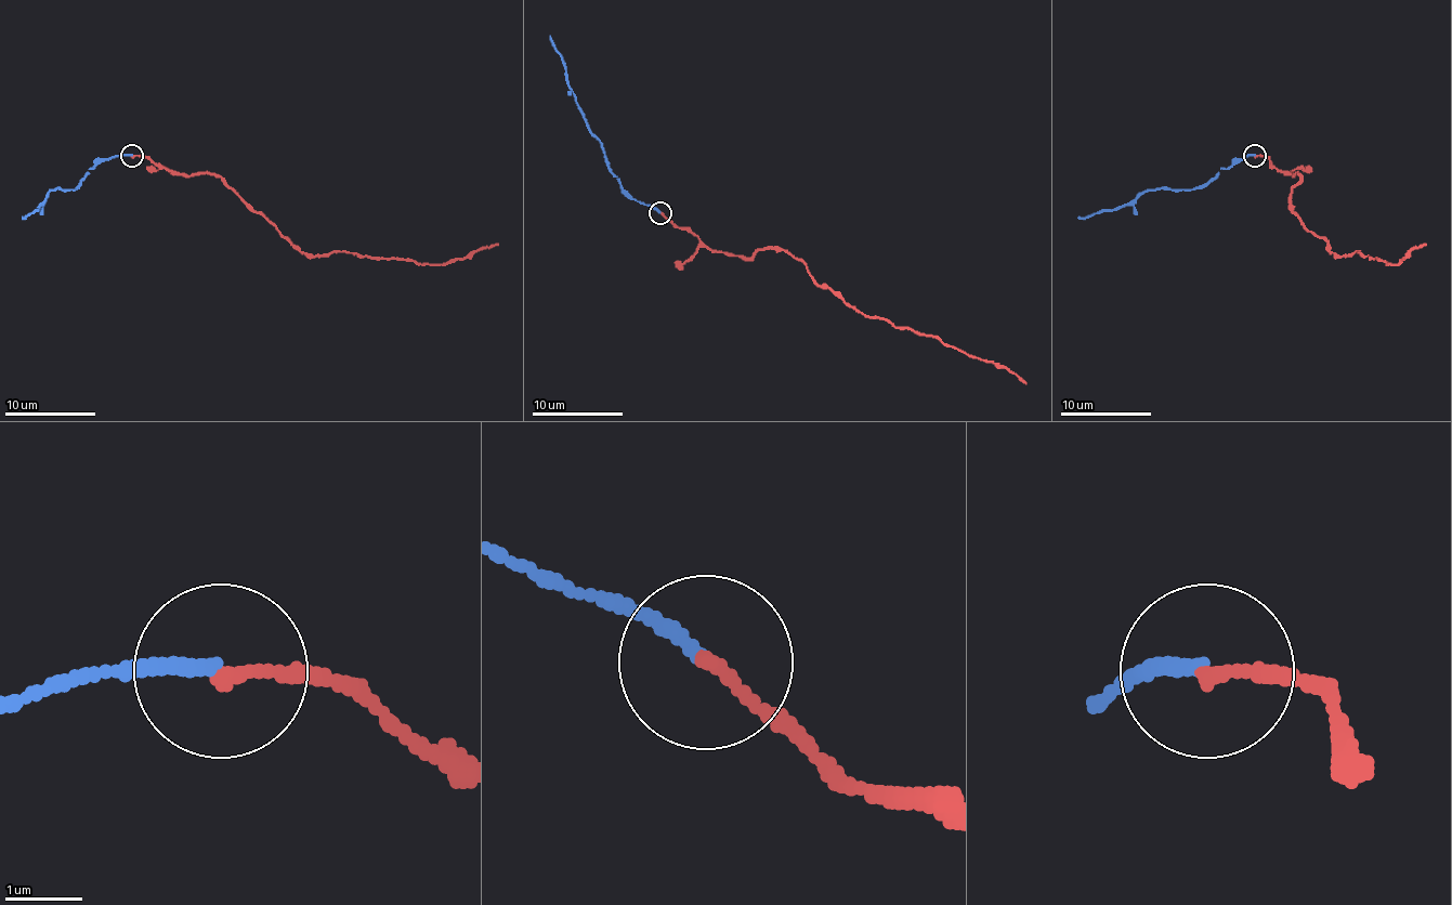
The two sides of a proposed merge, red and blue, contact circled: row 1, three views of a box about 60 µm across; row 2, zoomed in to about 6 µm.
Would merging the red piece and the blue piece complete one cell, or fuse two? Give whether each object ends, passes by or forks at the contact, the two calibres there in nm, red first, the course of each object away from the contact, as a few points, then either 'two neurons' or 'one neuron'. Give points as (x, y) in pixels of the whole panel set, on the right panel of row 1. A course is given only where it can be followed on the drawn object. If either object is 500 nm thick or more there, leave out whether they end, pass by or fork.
red ends there; blue ends there; 160 nm thick on the red side, 180 nm on the other; red runs (1255, 156), (1298, 174), (1292, 210), (1339, 256), (1357, 251), (1396, 264), (1425, 244); blue runs (1255, 156), (1239, 158), (1192, 189), (1147, 189), (1128, 204), (1078, 219); one neuron

